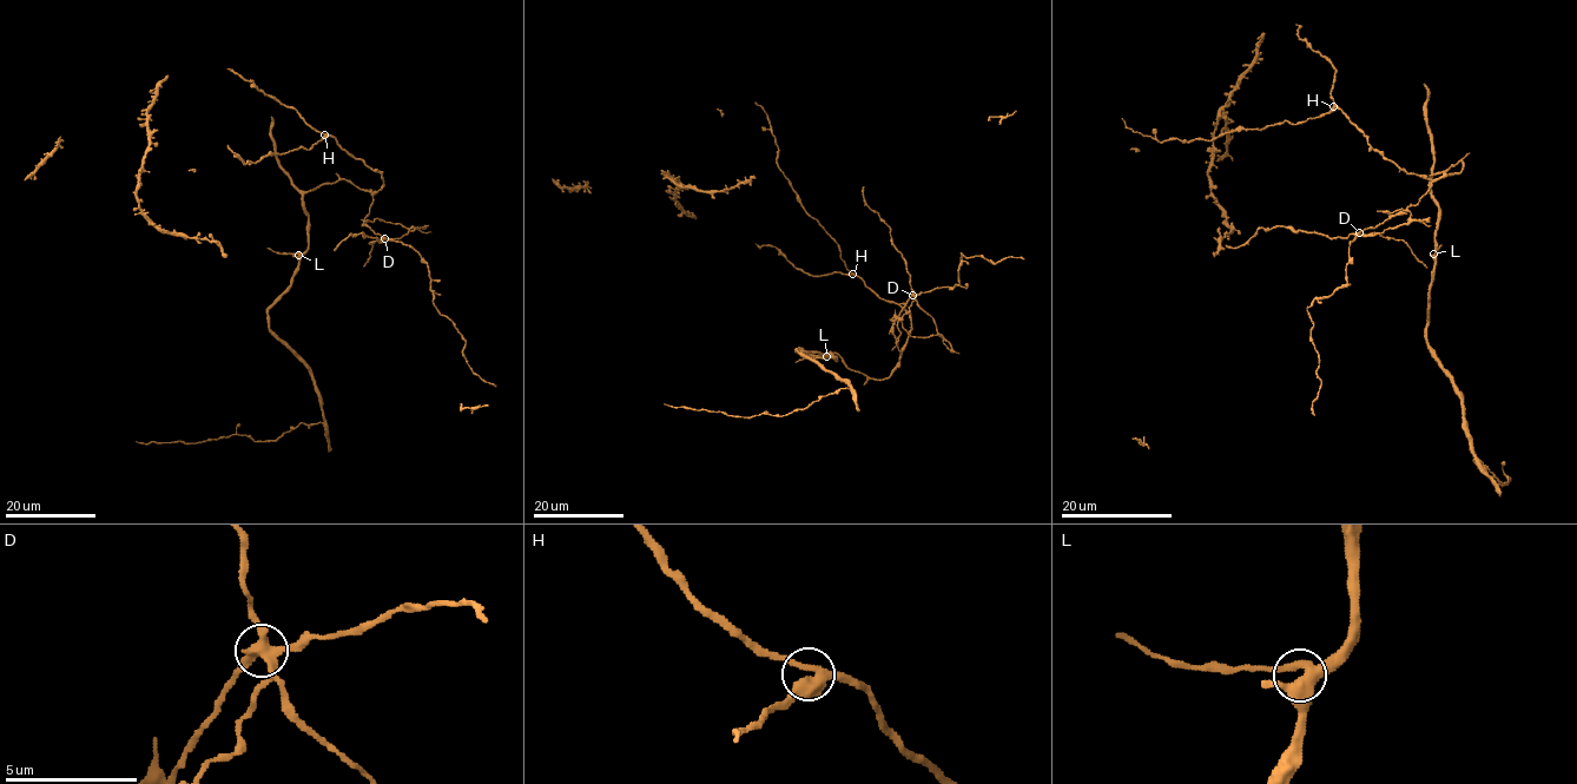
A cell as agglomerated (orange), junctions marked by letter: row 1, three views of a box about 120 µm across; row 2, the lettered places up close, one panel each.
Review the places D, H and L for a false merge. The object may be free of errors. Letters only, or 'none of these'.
D

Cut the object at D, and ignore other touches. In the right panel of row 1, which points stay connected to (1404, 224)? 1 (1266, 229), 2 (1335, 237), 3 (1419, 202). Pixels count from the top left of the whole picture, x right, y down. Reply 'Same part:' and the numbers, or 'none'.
Same part: 1, 2

